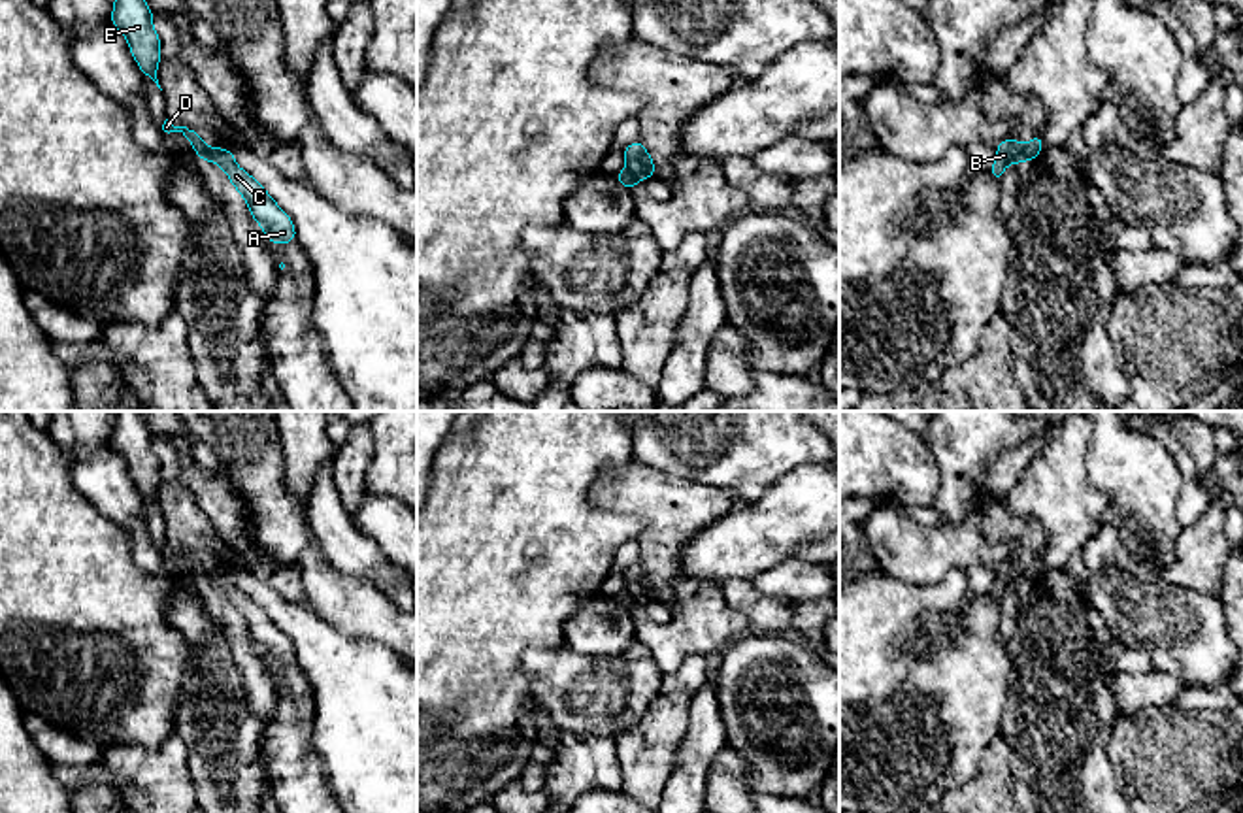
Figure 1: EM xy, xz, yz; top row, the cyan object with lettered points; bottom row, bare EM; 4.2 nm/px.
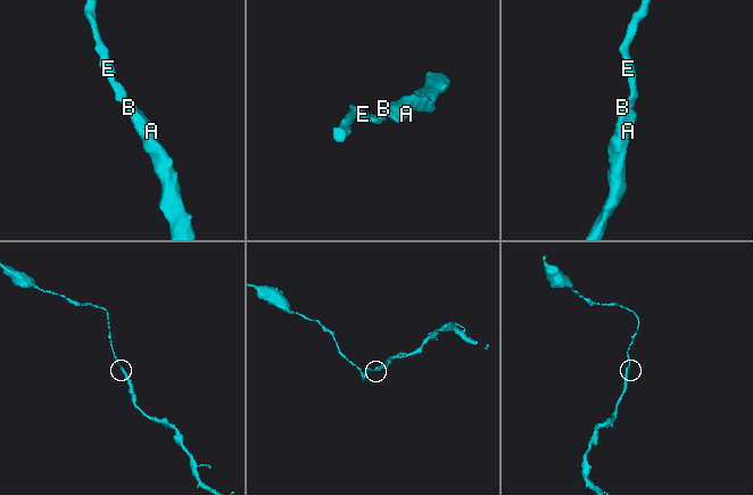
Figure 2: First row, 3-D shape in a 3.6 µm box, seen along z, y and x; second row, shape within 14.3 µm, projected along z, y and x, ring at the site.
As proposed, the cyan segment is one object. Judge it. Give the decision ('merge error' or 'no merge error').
merge error

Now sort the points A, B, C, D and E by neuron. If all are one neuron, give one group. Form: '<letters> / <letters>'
A B C / D E

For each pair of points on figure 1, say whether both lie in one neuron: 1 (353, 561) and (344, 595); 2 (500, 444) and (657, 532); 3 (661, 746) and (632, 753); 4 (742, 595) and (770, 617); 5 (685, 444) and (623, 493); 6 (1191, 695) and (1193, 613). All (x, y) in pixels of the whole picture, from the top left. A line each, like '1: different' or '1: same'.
1: different
2: different
3: same
4: same
5: different
6: different

